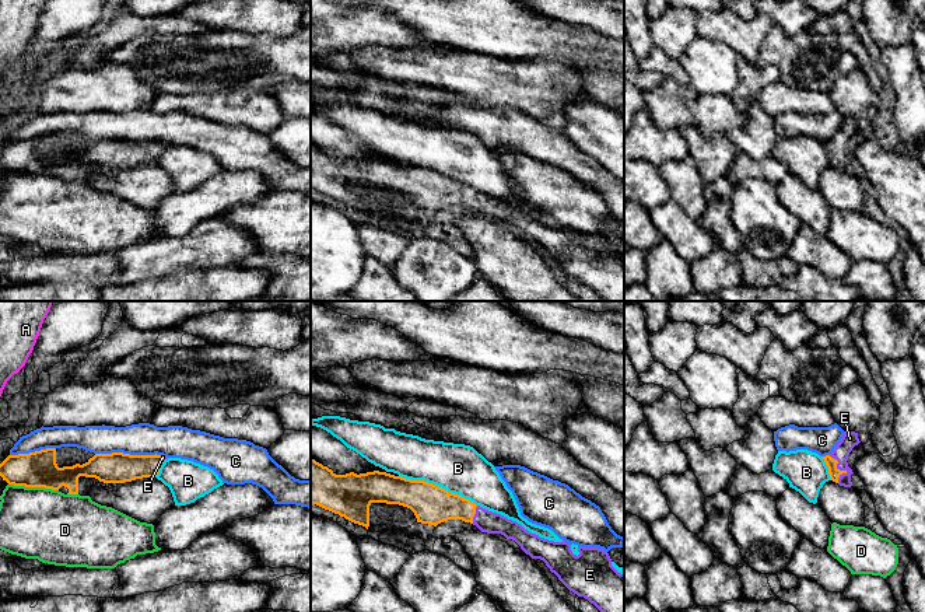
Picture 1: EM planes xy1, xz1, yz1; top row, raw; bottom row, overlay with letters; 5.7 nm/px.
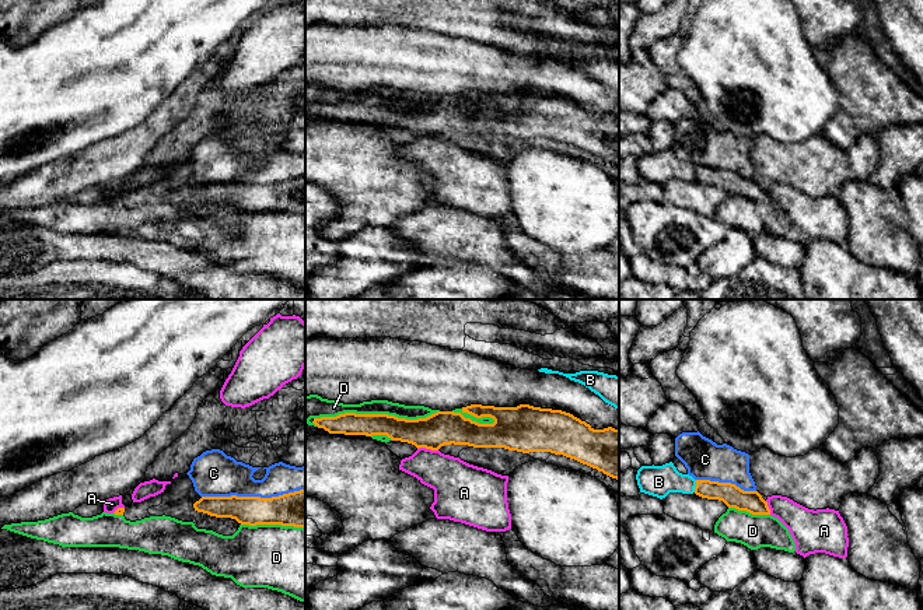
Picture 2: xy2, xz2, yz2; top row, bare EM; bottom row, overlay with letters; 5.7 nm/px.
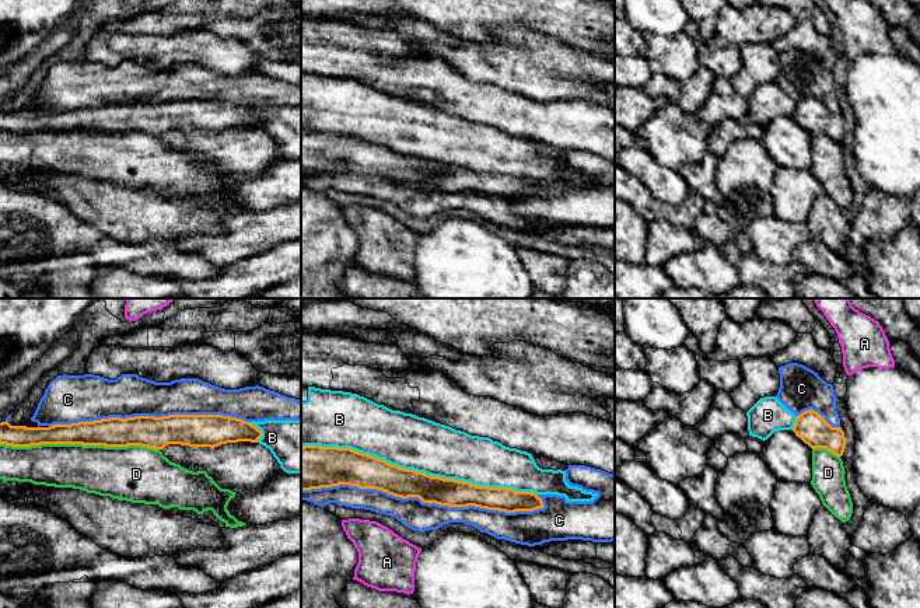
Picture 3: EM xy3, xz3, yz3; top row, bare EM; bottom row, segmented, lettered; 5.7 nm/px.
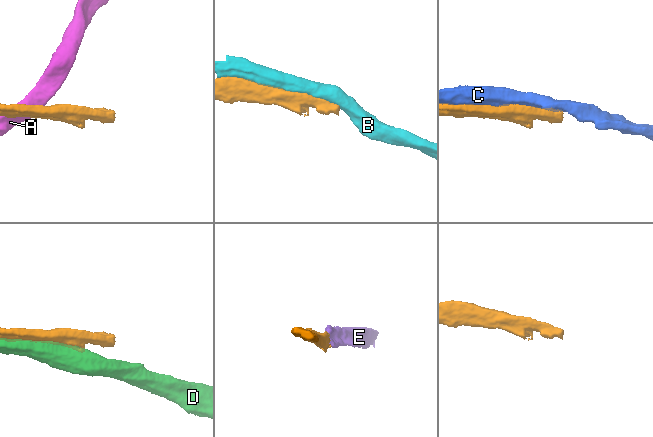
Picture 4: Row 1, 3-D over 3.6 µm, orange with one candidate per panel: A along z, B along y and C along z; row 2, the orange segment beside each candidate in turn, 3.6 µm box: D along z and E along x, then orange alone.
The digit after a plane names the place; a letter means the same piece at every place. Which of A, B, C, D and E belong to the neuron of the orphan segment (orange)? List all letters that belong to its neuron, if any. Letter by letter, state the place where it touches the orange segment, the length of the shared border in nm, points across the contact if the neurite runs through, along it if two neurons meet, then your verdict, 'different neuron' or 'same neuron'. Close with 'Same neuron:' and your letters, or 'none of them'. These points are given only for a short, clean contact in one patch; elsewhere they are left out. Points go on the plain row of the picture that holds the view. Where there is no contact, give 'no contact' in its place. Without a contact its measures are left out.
A: meets orange in xz2 at (427, 135); contact 120 nm long; border along xz2 (418, 135), (437, 137); different neuron
B: meets orange in xz3 at (419, 159); contact 1400 nm long; different neuron
C: meets orange in xz3 at (423, 188); contact 1400 nm long; different neuron
D: meets orange in xy3 at (80, 129); contact 900 nm long; different neuron
E: meets orange in yz1 at (838, 156); contact 170 nm long; runs through yz1 (831, 150), (838, 156), (840, 139), (850, 125); same neuron
Same neuron: E

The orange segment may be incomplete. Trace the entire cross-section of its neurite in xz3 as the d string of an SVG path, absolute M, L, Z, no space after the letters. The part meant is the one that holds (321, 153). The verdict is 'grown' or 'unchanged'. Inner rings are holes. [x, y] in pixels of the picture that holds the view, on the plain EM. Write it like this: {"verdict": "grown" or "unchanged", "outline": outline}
{"verdict": "unchanged", "outline": "M301 133L301 177L339 171L377 175L402 185L419 184L423 189L448 193L475 192L506 199L545 193L542 185L532 178L476 172L464 167L431 163L351 134Z"}

